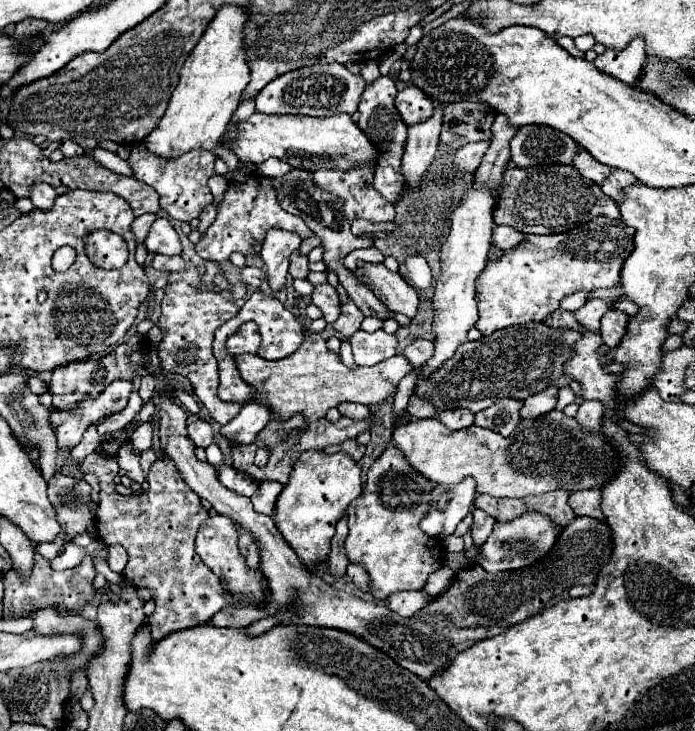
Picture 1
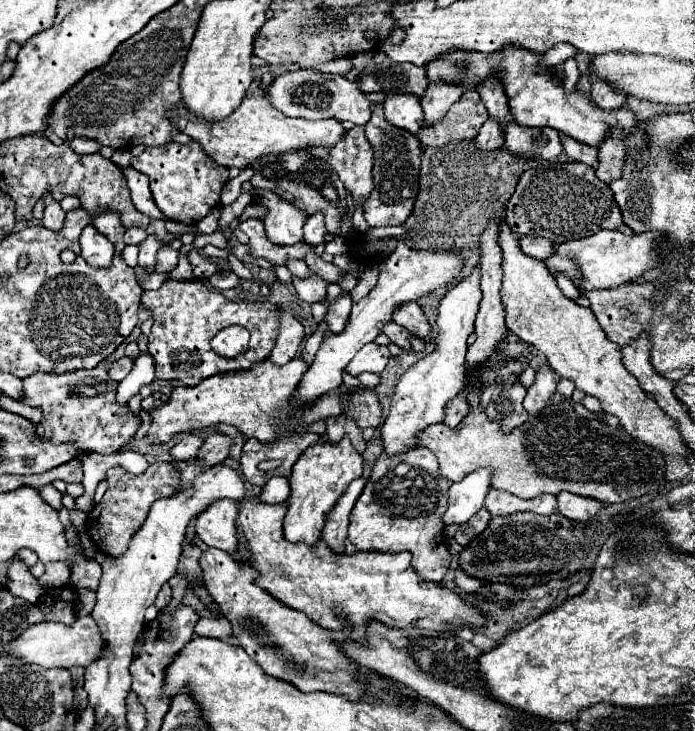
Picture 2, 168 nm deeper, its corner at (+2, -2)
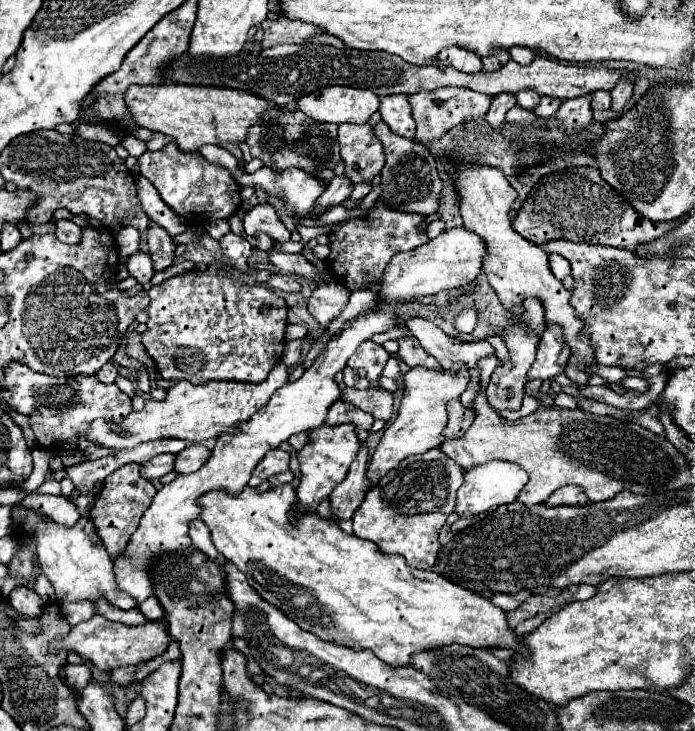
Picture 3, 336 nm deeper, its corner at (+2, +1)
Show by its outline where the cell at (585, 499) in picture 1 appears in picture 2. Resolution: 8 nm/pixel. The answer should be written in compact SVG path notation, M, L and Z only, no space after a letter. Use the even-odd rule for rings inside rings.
M558 493L556 495L558 499L558 511L572 519L572 521L578 521L578 523L592 523L596 519L596 515L600 513L600 509L604 507L604 503L596 501L596 499L590 499L590 497L580 497L580 495L574 495L574 493Z

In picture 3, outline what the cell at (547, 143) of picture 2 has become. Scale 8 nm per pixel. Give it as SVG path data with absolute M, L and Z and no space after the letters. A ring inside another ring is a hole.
M514 106L514 108L508 110L508 114L506 114L506 122L516 124L516 126L524 126L524 124L536 122L536 116L534 116L534 112L524 110L522 106Z

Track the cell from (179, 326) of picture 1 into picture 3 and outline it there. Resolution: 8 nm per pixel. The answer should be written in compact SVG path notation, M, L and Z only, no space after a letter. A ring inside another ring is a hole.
M216 260L204 272L192 270L148 290L150 320L146 324L148 330L142 334L142 344L148 356L156 362L156 368L164 380L188 380L192 384L204 384L210 380L236 380L256 384L262 382L272 370L274 356L276 362L280 362L288 314L284 298L262 284L242 284L224 274L224 262Z

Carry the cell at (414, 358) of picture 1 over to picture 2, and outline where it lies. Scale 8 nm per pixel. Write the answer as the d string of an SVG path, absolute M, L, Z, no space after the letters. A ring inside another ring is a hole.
M408 449L406 453L392 457L382 453L376 459L370 479L350 513L350 543L358 551L410 551L416 575L440 583L450 571L452 561L442 523L448 487L450 481L438 475L436 457L428 449Z

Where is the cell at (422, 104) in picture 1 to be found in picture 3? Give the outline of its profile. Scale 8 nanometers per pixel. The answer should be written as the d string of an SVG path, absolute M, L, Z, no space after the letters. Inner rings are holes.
M396 94L396 96L388 96L380 100L380 114L382 120L388 124L388 128L404 138L414 138L416 134L416 124L410 112L410 104L406 100L404 94Z

